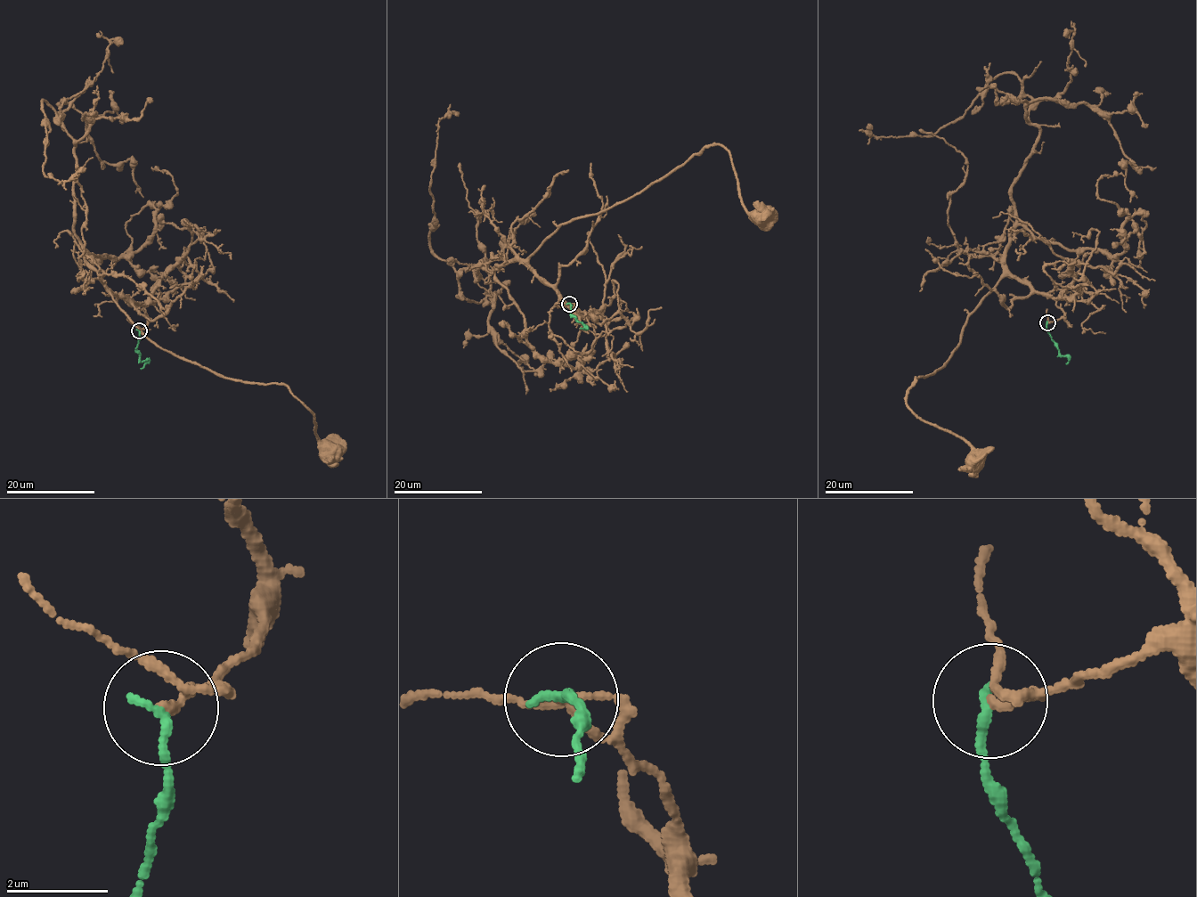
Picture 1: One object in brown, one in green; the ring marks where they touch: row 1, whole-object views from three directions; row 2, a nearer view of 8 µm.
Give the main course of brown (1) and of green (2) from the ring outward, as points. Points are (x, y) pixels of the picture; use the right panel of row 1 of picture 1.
1: (1046, 322), (1064, 314), (1055, 300), (1002, 276), (942, 367), (908, 389), (907, 404), (963, 439), (973, 463)
2: (1046, 322), (1046, 331), (1058, 353), (1068, 358), (1066, 364)

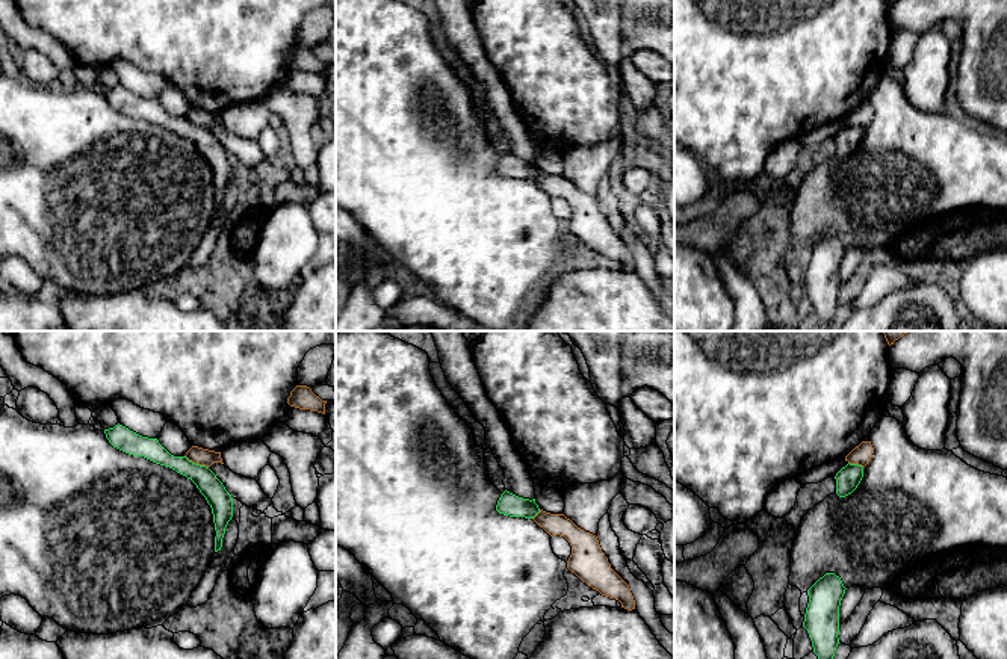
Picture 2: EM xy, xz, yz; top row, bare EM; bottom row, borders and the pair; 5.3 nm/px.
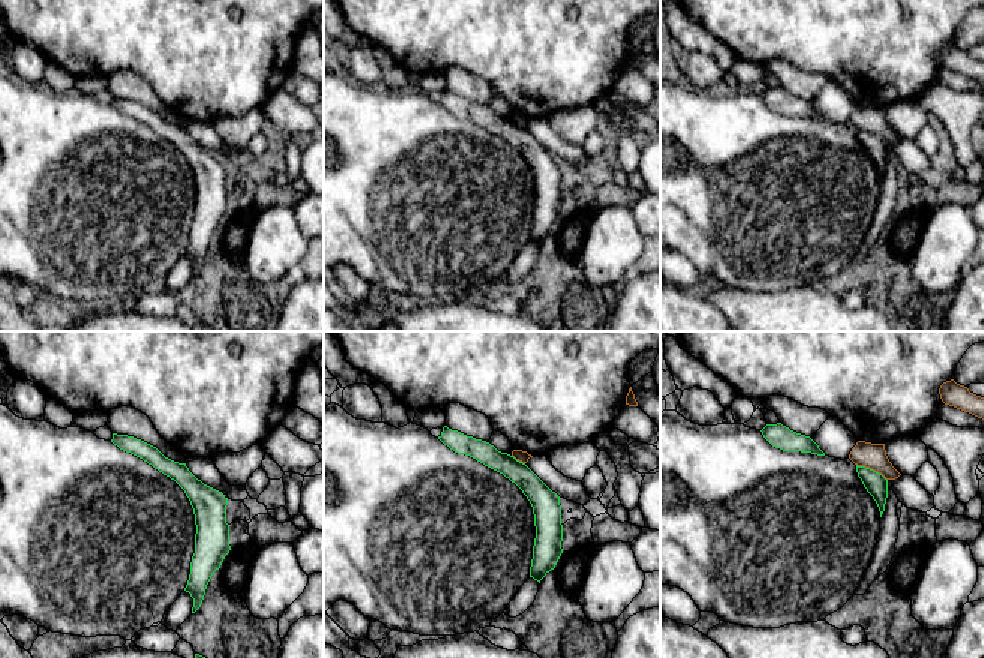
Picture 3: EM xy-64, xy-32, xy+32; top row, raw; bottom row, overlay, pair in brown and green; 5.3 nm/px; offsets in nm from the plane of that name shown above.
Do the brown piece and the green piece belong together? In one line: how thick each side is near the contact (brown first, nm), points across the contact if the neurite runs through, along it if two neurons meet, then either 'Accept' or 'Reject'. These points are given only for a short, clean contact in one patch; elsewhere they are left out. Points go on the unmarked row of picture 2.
Thickness 90 nm (brown) against 130 nm. Boundary: xy (185, 117), (207, 129). Reject

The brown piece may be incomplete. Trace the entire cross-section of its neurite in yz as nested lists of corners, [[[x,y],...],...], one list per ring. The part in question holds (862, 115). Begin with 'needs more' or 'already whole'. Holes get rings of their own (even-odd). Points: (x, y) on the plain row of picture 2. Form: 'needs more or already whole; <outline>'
already whole; [[[862,103],[845,118],[845,122],[848,122],[850,125],[859,125],[865,128],[871,122],[872,115],[874,109],[871,103]]]

